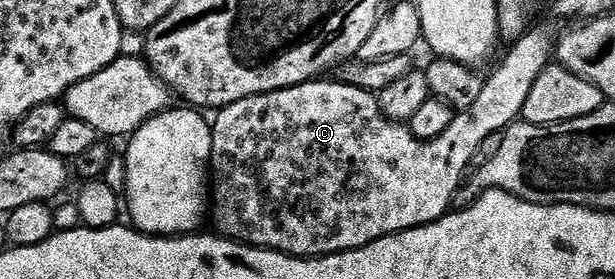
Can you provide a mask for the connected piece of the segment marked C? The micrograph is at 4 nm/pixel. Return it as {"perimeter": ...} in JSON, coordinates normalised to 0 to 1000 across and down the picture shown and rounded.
{"perimeter":[[[855,115],[844,147],[834,151],[824,172],[829,179],[824,183],[816,233],[807,237],[803,265],[785,287],[784,323],[780,344],[774,351],[774,369],[767,369],[767,384],[740,401],[735,455],[728,455],[722,484],[709,484],[709,498],[701,505],[676,498],[659,444],[633,434],[629,419],[623,419],[610,337],[577,305],[564,305],[550,283],[496,290],[493,305],[476,305],[473,319],[450,319],[441,333],[424,333],[415,348],[390,355],[384,369],[366,376],[353,394],[350,419],[354,423],[346,423],[345,434],[345,556],[340,616],[345,638],[345,792],[348,778],[348,806],[356,821],[353,832],[369,864],[392,864],[395,878],[411,878],[416,892],[447,892],[450,907],[467,907],[472,921],[532,921],[535,907],[558,907],[567,892],[603,878],[624,842],[637,842],[659,821],[675,821],[685,806],[714,792],[717,778],[733,760],[741,685],[754,659],[751,616],[758,602],[759,609],[766,602],[764,573],[769,581],[776,566],[780,513],[787,513],[793,484],[816,477],[828,448],[847,423],[852,366],[859,355],[859,337],[865,330],[865,297],[872,297],[878,254],[885,254],[889,233],[896,229],[904,190],[902,151],[899,143],[894,151],[894,133],[888,118],[868,115]]]}

